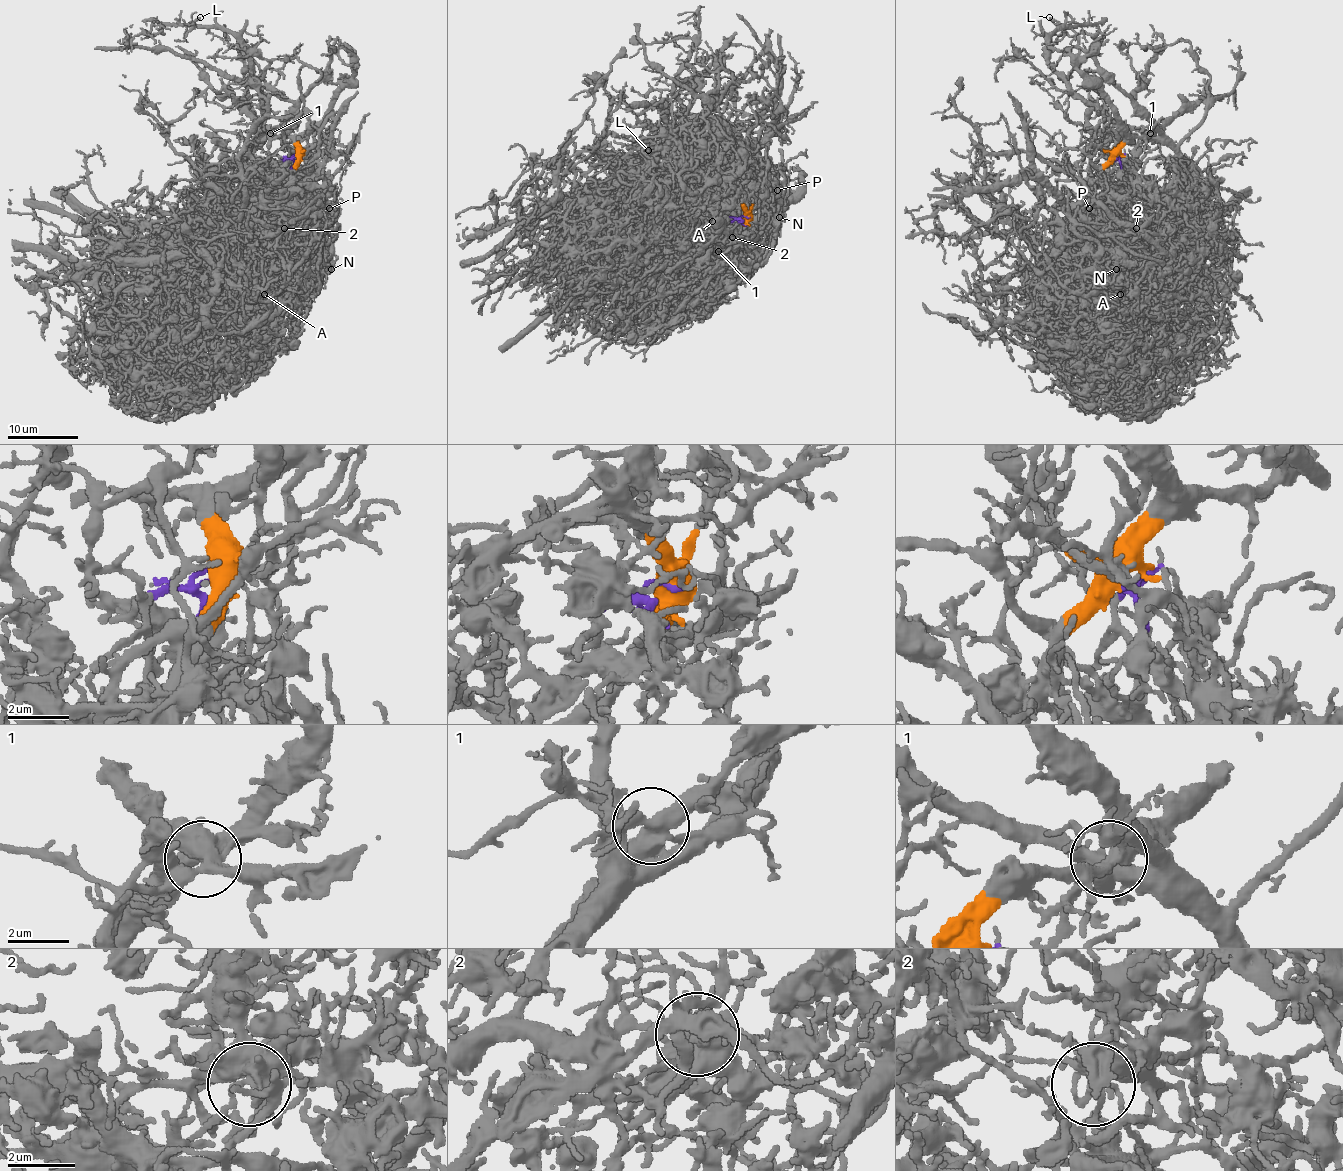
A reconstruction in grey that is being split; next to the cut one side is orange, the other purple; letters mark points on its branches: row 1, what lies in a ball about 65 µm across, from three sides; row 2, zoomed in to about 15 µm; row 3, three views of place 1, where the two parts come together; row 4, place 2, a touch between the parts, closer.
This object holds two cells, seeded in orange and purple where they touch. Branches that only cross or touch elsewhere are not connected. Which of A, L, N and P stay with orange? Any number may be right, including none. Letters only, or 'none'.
L

